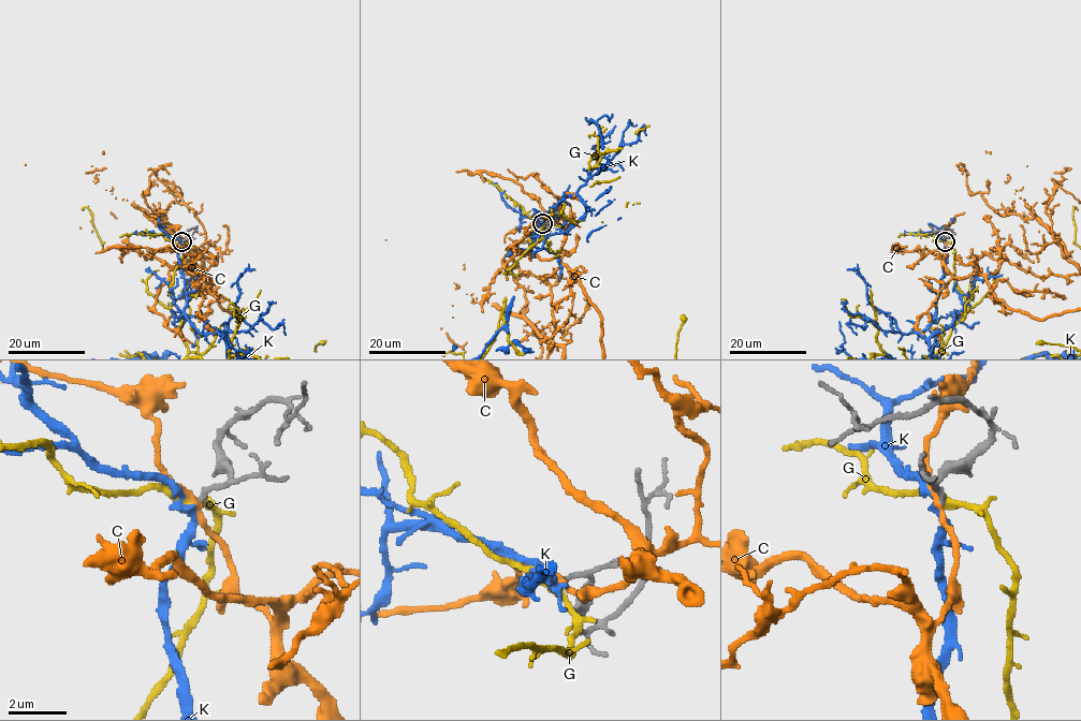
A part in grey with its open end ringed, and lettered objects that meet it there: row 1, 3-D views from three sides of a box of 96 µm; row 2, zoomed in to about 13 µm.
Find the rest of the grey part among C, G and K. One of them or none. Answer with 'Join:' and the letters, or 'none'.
Join: K

